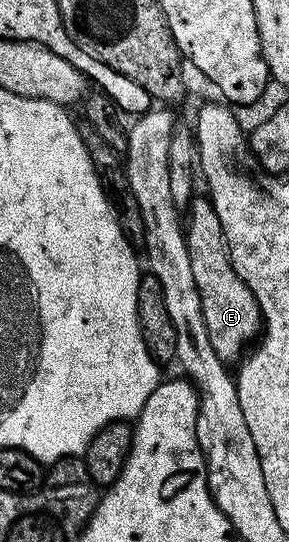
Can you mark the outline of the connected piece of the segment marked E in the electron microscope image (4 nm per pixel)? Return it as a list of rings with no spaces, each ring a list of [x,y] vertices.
[[[196,195],[186,209],[185,231],[189,266],[193,266],[193,278],[201,294],[201,314],[205,314],[205,330],[209,330],[213,350],[217,350],[217,358],[228,362],[238,361],[260,335],[263,316],[253,290],[249,290],[237,270],[233,270],[225,234],[221,230],[221,218],[217,218],[217,210],[213,210],[206,195]]]

